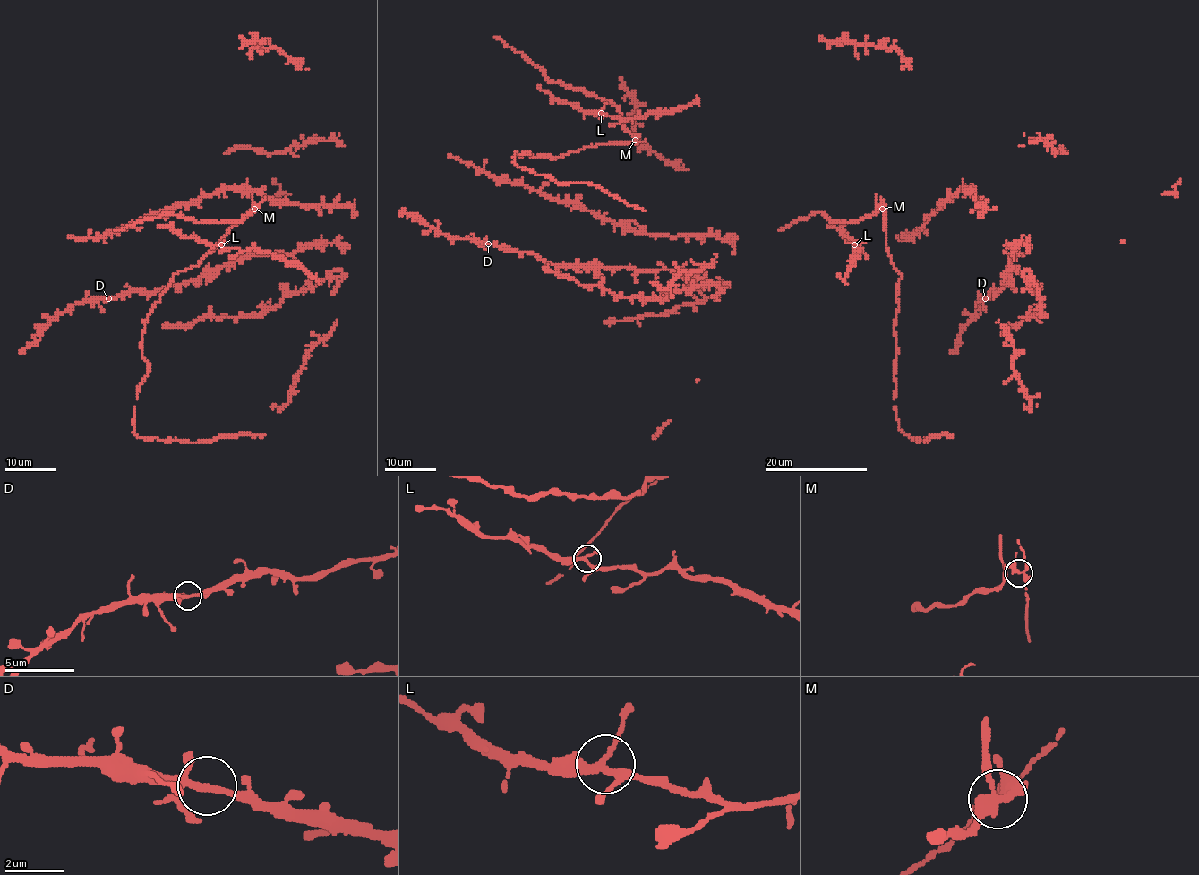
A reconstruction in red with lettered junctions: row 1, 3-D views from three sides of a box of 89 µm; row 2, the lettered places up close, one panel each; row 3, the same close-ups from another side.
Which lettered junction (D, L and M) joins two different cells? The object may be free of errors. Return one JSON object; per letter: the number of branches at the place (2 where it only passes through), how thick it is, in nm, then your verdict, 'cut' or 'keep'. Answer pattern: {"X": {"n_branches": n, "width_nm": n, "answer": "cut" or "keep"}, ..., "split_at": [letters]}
{"D": {"n_branches": 4, "width_nm": 200, "answer": "keep"}, "L": {"n_branches": 4, "width_nm": 200, "answer": "keep"}, "M": {"n_branches": 4, "width_nm": 220, "answer": "cut"}, "split_at": ["M"]}

